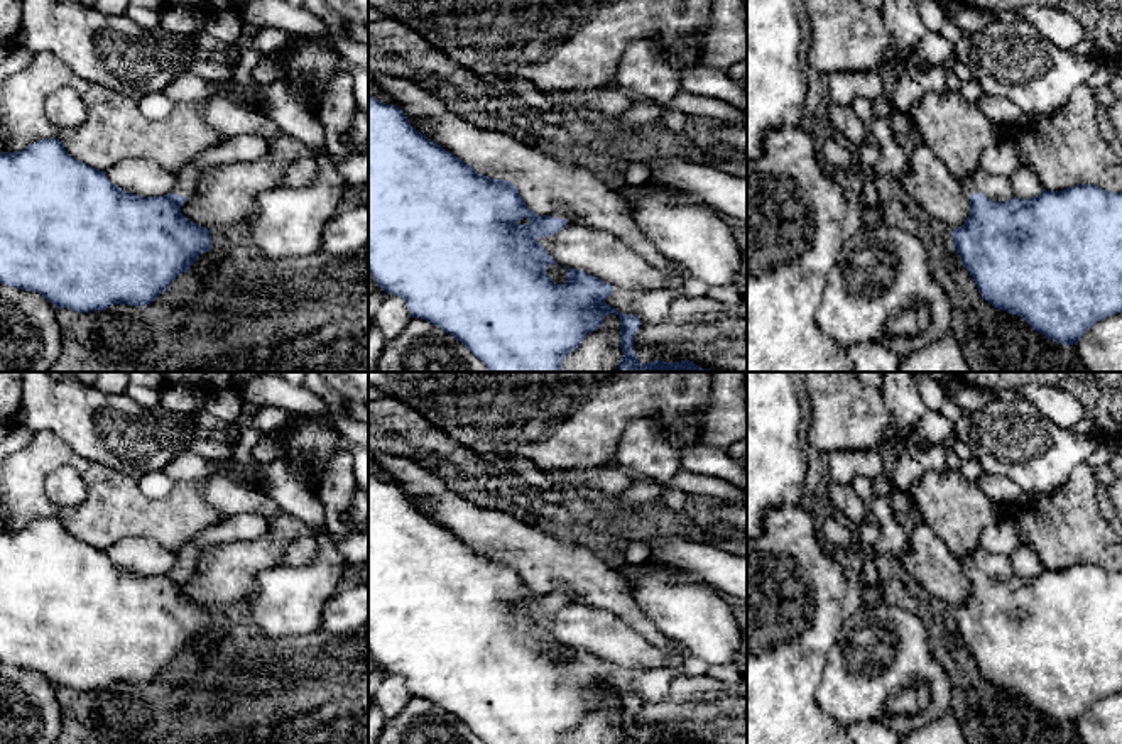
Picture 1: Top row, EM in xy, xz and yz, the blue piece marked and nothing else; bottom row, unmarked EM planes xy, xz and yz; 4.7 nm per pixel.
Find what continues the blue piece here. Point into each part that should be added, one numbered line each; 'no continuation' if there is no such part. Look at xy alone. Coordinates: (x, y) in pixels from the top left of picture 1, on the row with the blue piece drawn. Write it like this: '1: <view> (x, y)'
1: xy (190, 176)

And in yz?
1: yz (965, 185)

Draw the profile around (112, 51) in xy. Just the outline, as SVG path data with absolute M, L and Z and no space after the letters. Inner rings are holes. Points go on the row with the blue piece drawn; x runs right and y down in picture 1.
M20 0L20 46L49 51L81 79L142 98L166 90L194 61L194 36L145 29L78 0Z

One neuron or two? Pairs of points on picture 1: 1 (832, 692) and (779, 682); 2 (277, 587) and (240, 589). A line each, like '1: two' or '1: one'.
1: two
2: two

